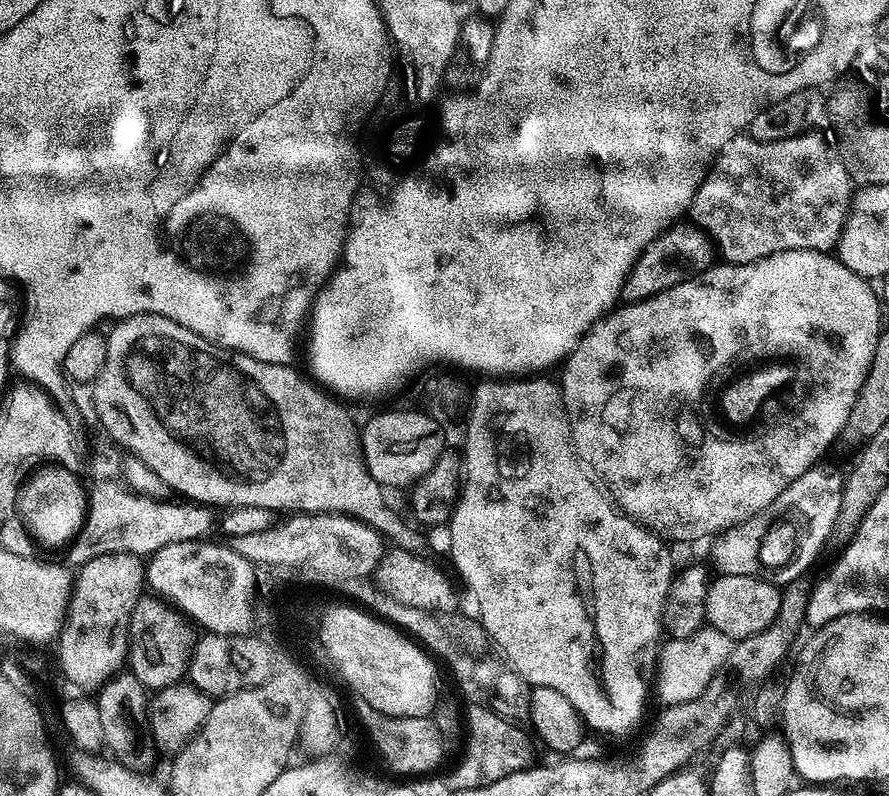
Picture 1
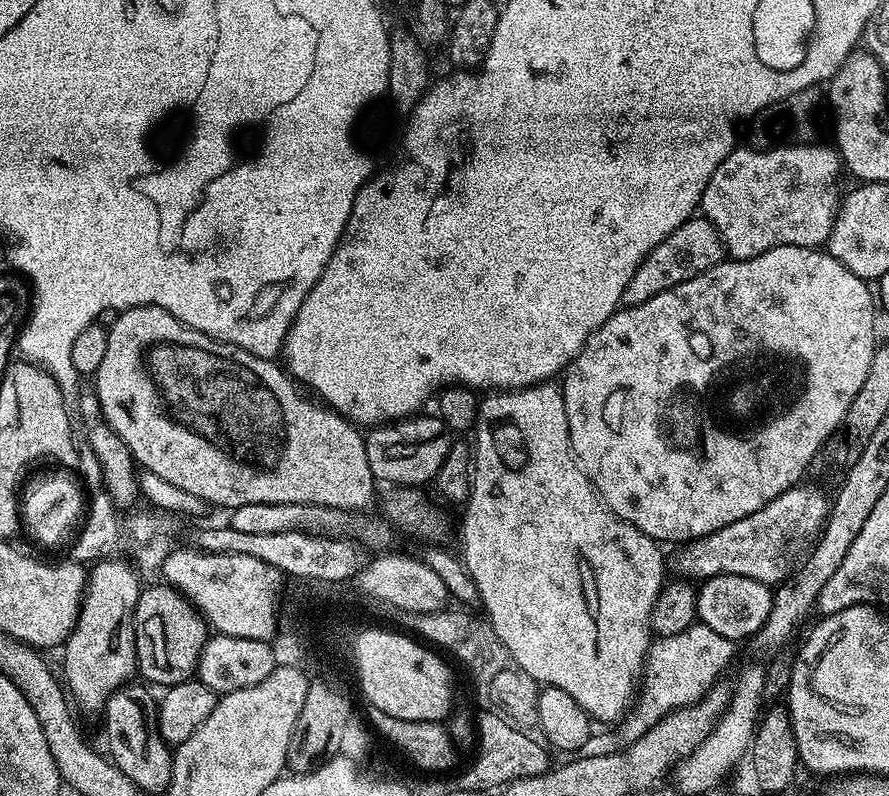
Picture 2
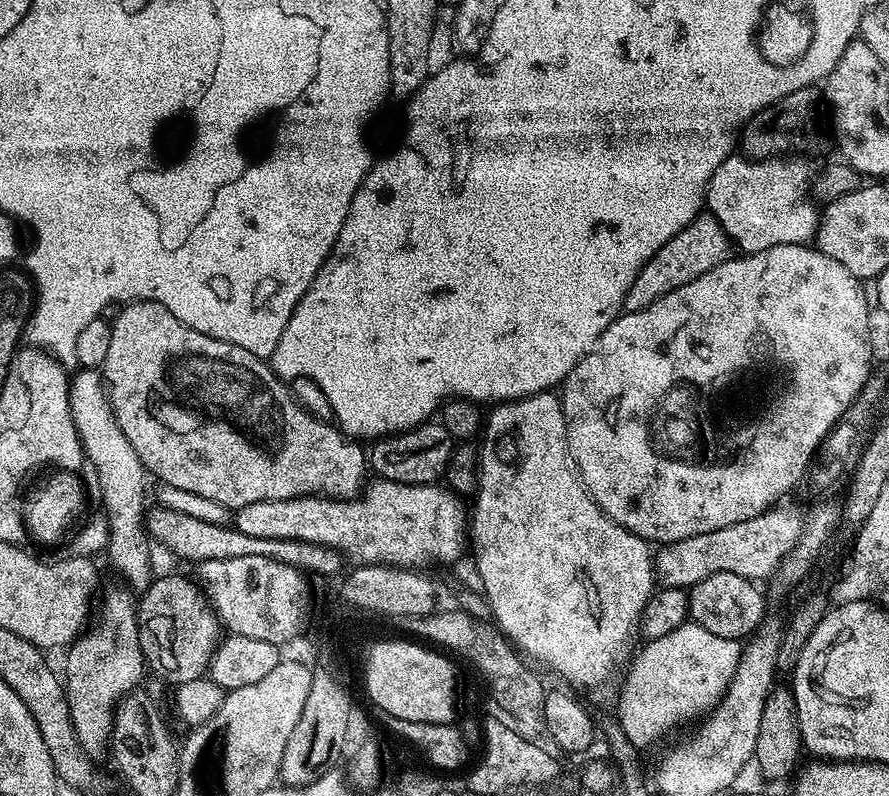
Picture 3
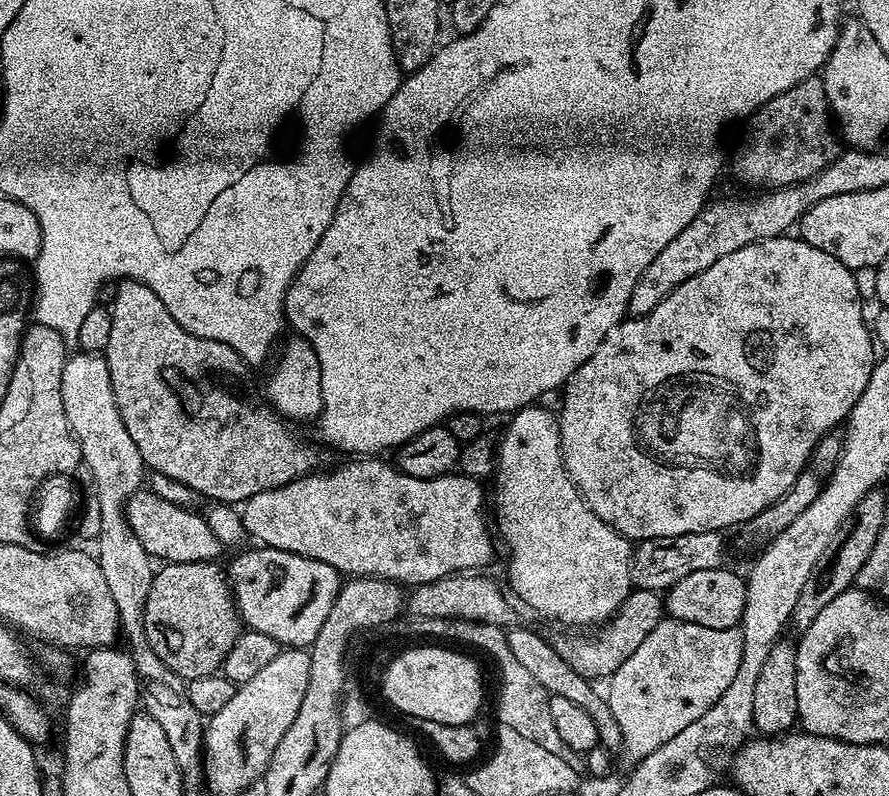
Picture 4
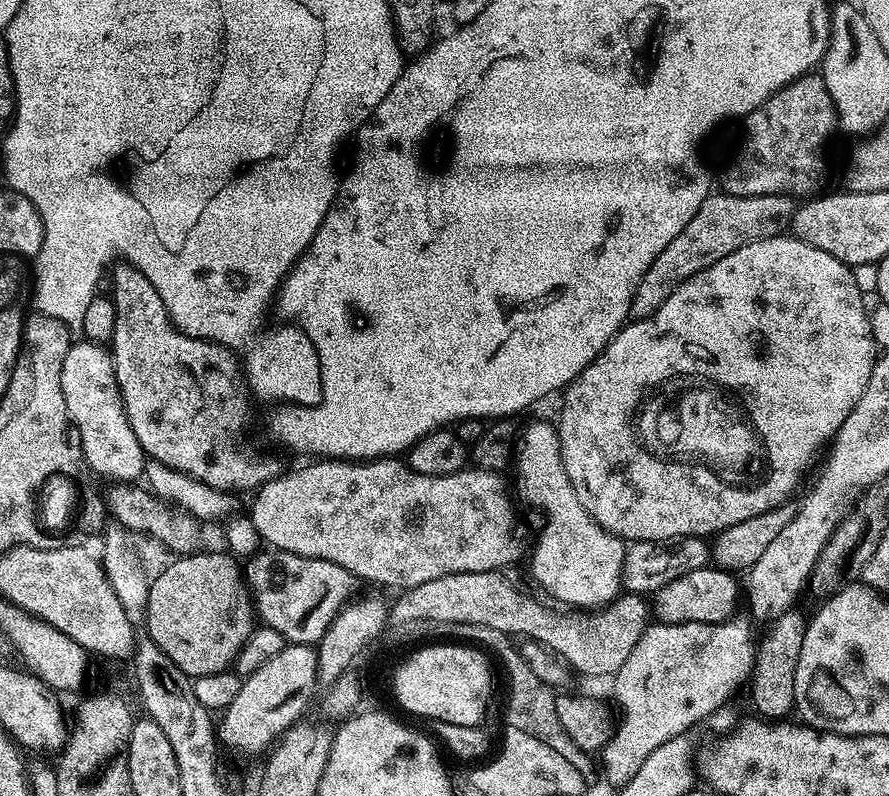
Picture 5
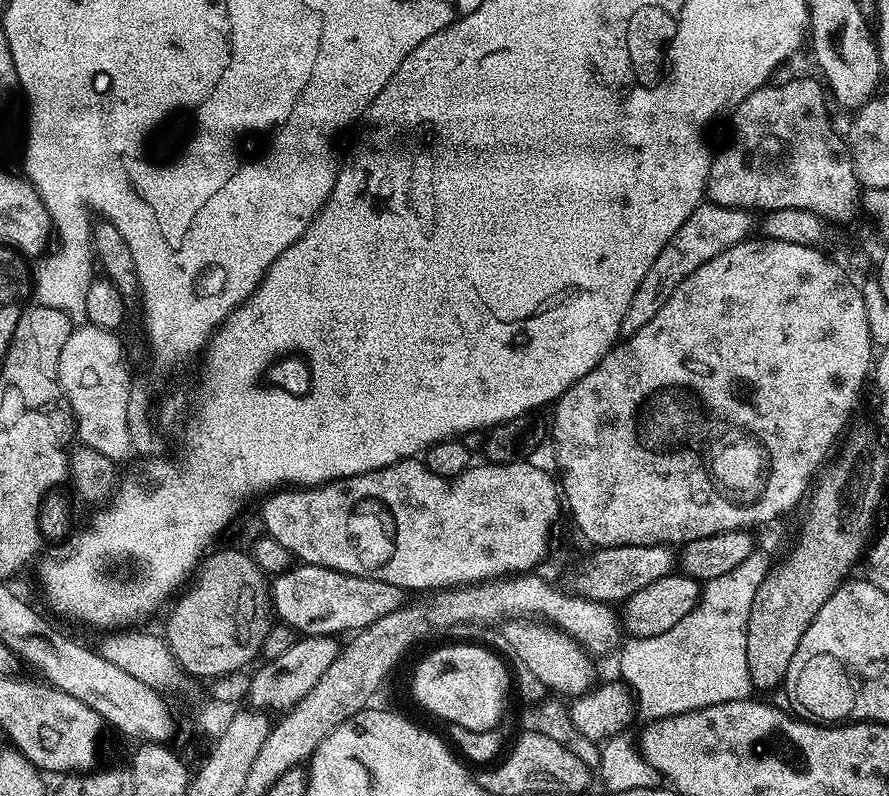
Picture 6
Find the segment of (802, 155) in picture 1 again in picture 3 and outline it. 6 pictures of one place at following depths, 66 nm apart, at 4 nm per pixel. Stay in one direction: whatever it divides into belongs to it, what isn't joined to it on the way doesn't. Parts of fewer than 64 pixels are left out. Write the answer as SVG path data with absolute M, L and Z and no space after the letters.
M739 154L726 157L722 166L714 170L714 178L710 178L708 183L706 208L712 217L724 227L735 247L744 254L770 250L779 244L808 244L816 234L817 205L811 199L806 198L805 189L804 192L800 189L800 184L792 177L791 170L776 160L755 164L752 160L743 160Z

